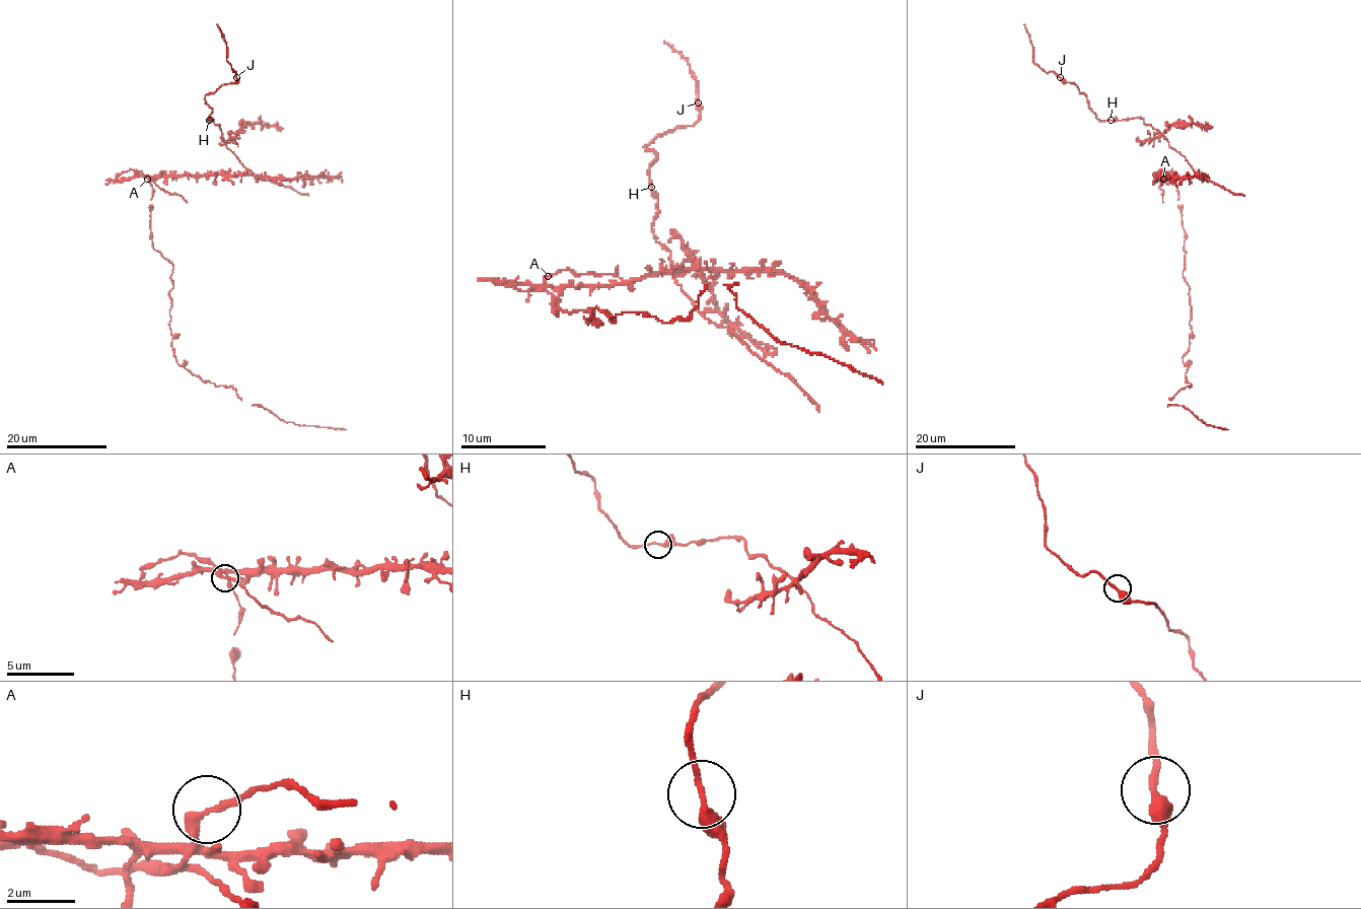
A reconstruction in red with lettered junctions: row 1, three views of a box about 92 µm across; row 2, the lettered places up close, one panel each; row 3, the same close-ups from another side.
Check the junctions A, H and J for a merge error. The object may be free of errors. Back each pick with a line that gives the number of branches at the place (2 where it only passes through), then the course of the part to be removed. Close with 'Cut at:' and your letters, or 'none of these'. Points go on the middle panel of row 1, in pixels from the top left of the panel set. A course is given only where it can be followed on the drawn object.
A: 2 | (548, 276), (569, 270), (616, 276)
Cut at: A

